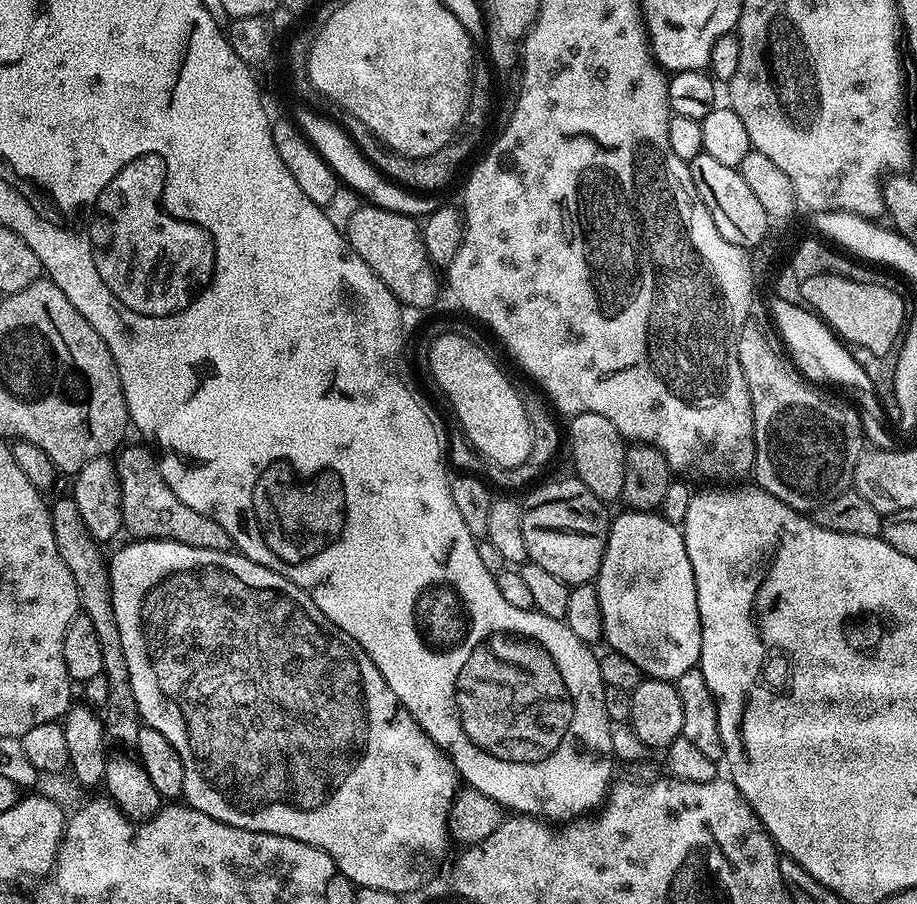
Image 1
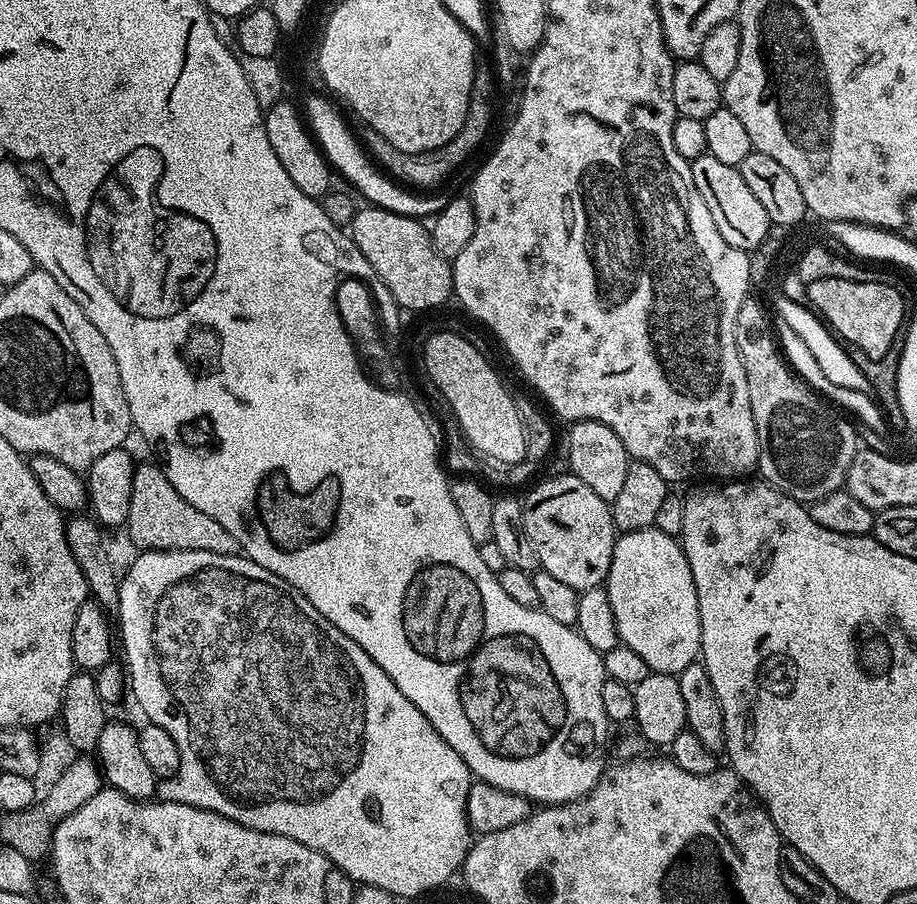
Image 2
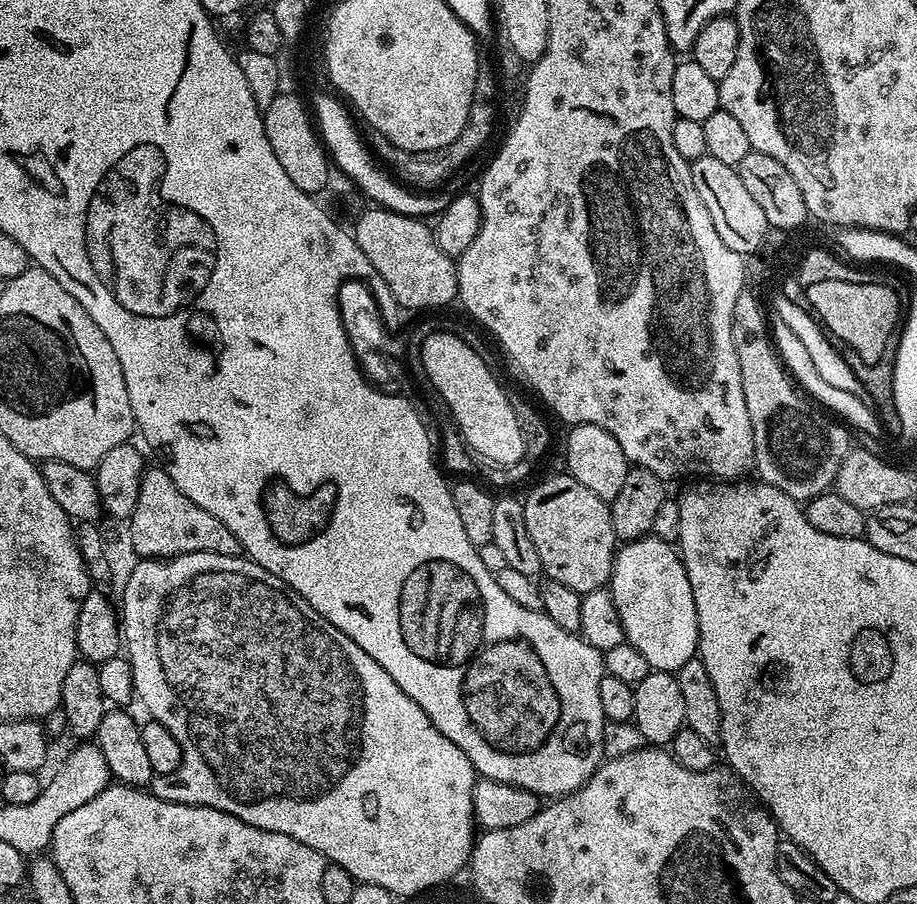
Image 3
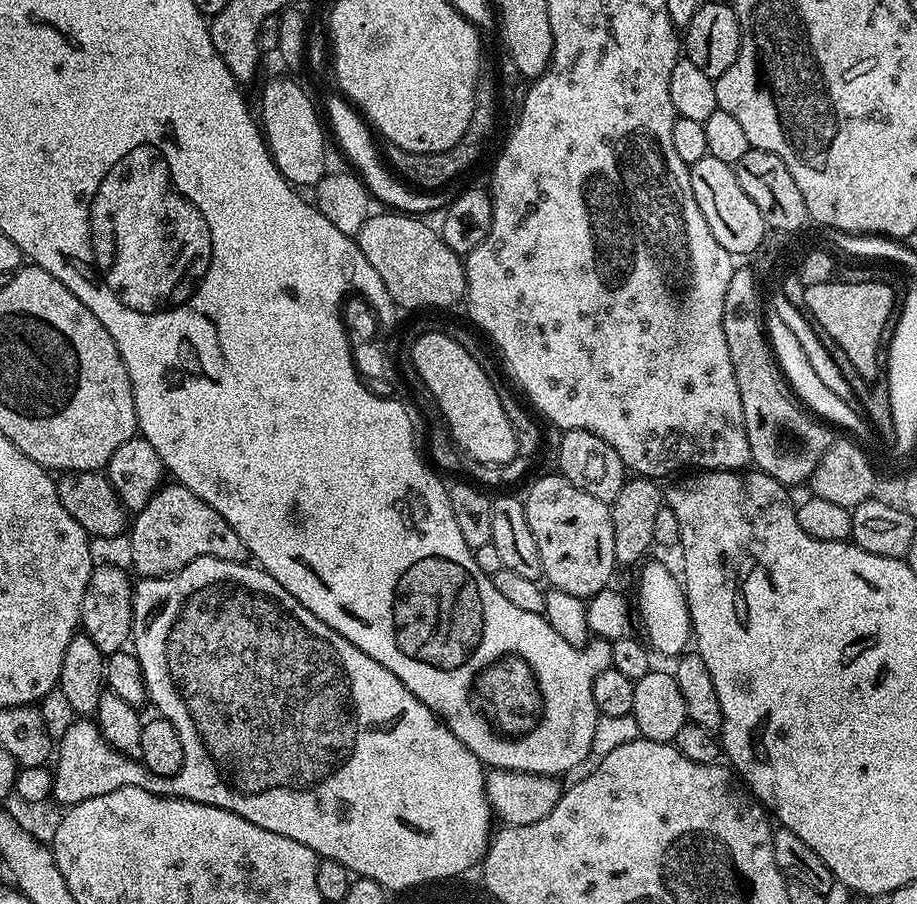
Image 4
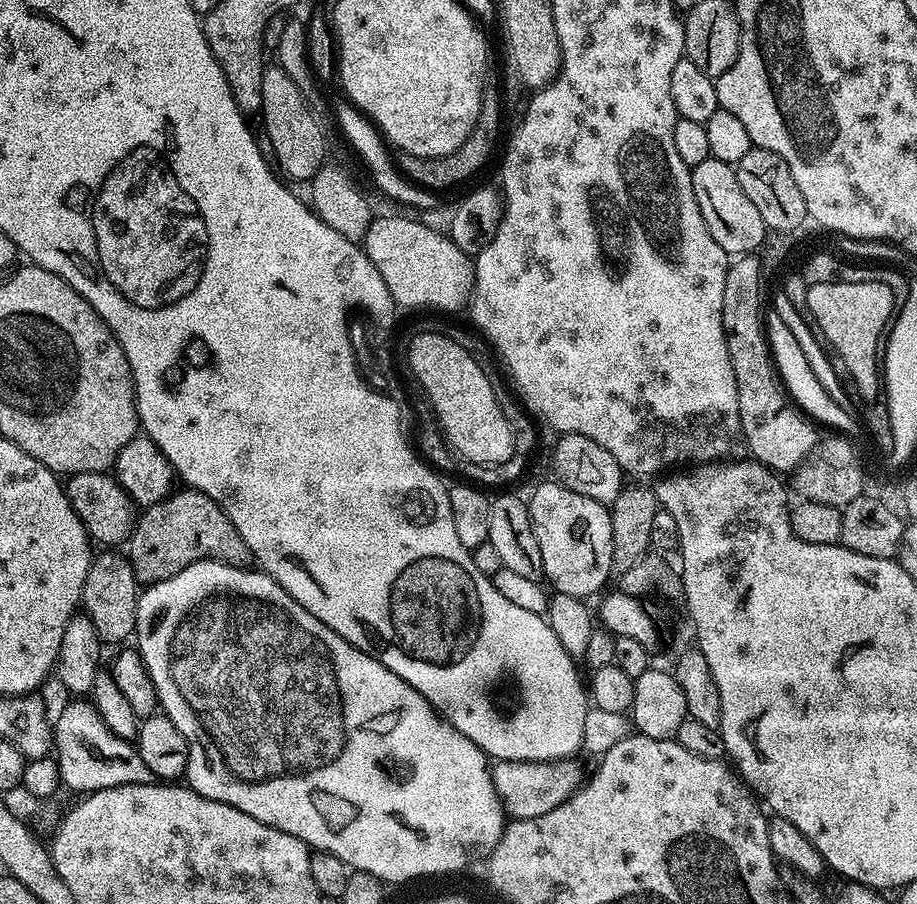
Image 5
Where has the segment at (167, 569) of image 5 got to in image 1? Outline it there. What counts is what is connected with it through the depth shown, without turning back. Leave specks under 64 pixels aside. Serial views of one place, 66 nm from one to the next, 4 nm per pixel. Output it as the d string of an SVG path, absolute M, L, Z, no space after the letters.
M121 447L116 460L116 472L120 476L120 505L124 515L124 528L133 532L136 540L173 540L186 546L198 546L202 550L233 551L230 534L206 514L190 510L162 478L155 455L144 448Z

